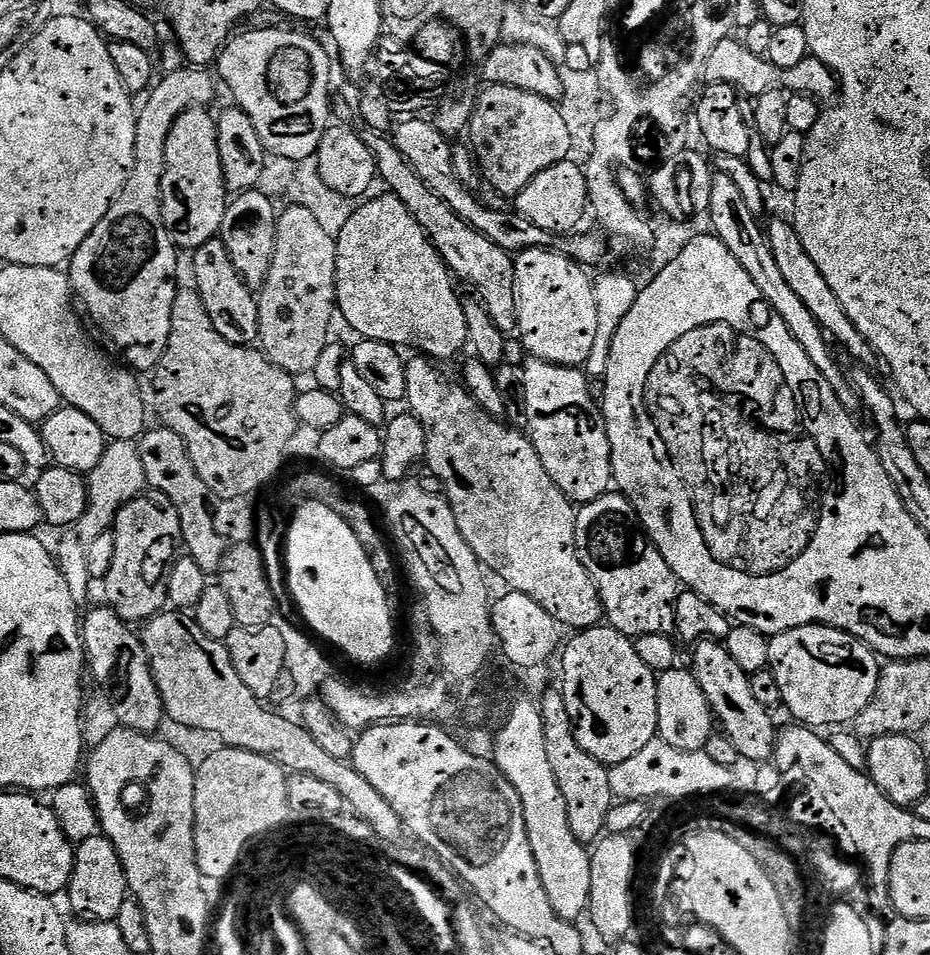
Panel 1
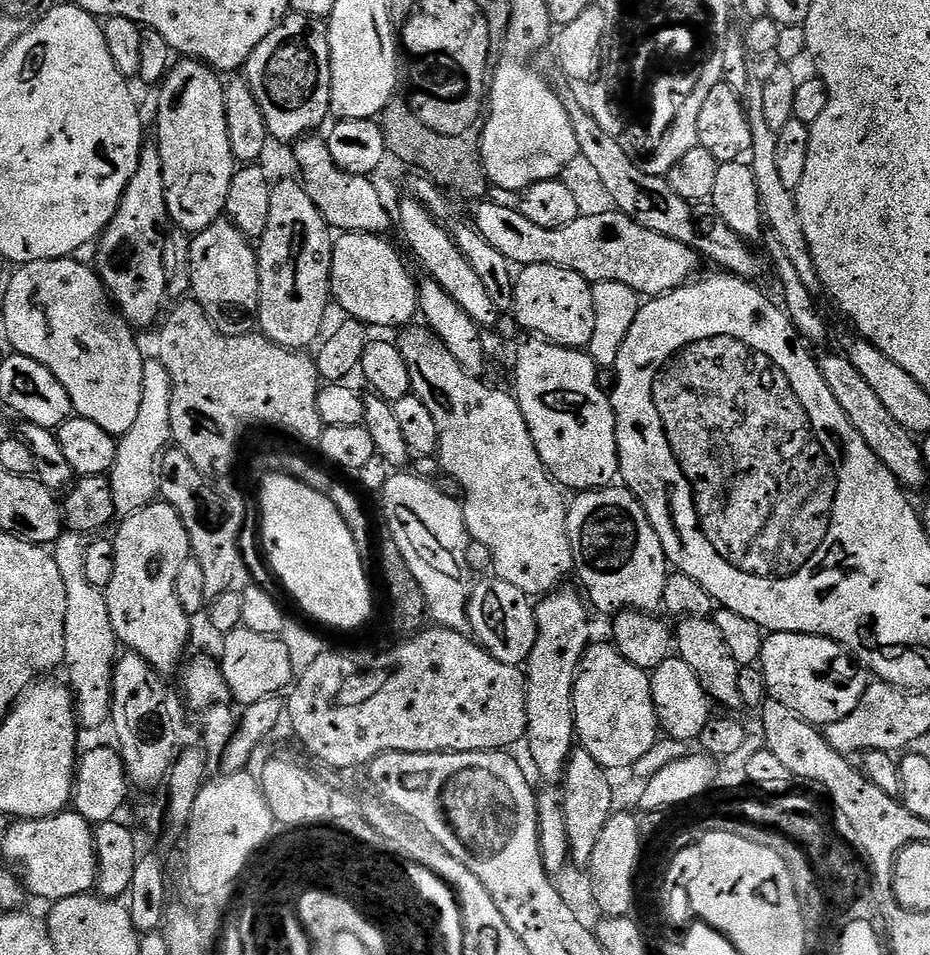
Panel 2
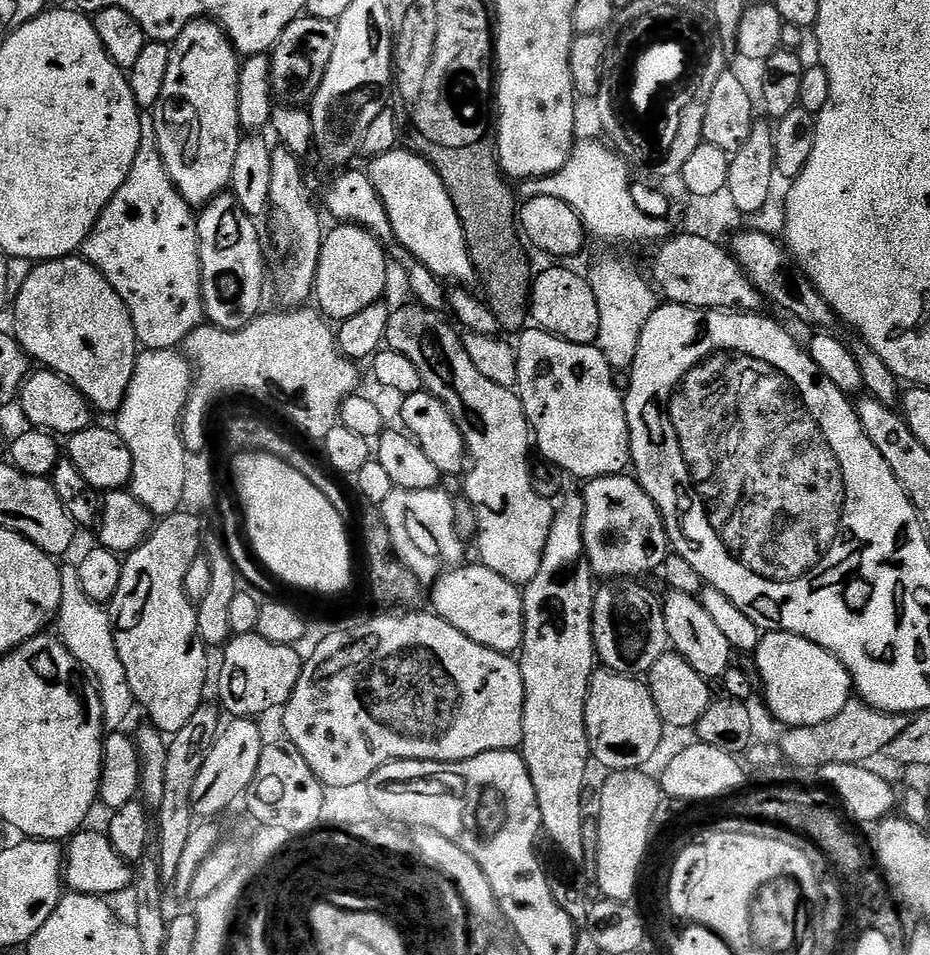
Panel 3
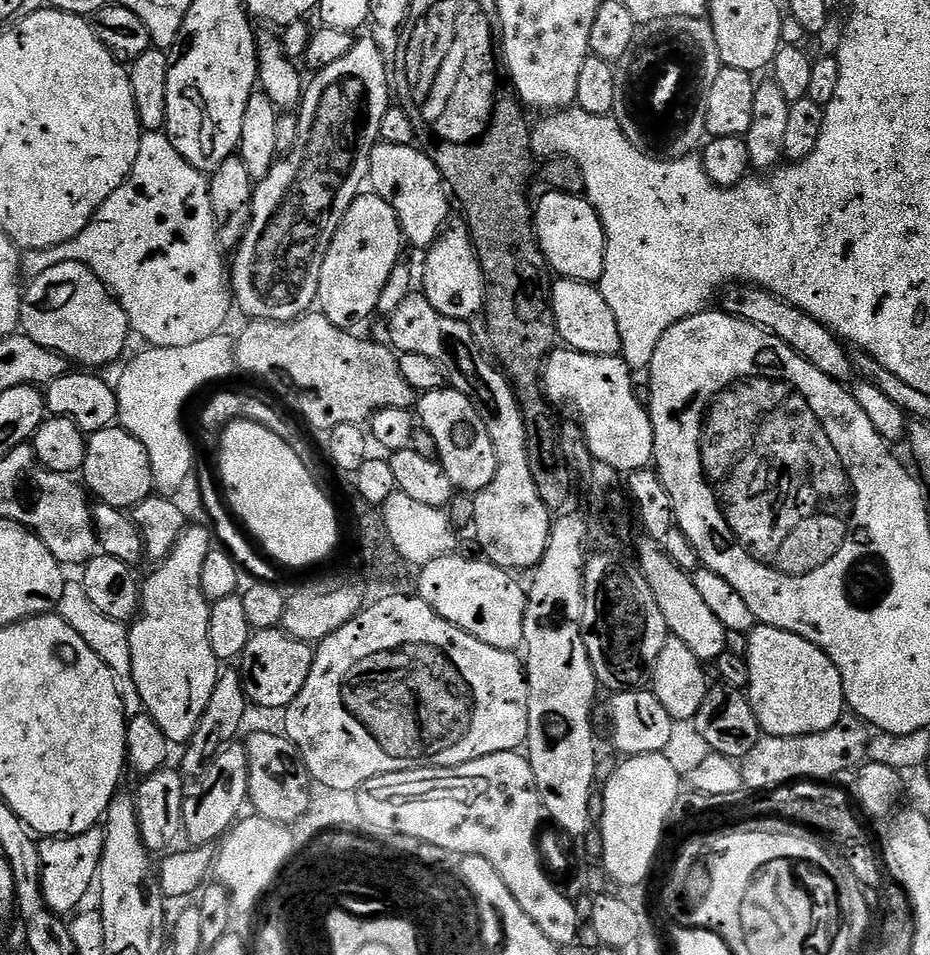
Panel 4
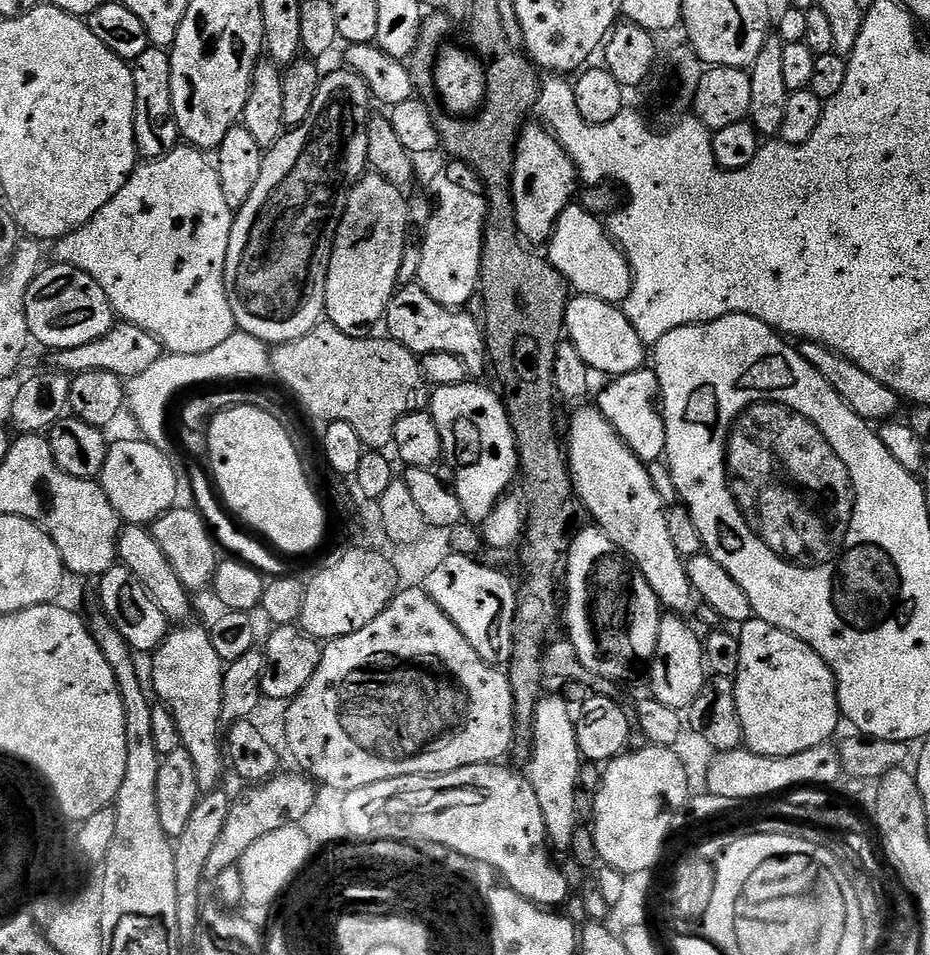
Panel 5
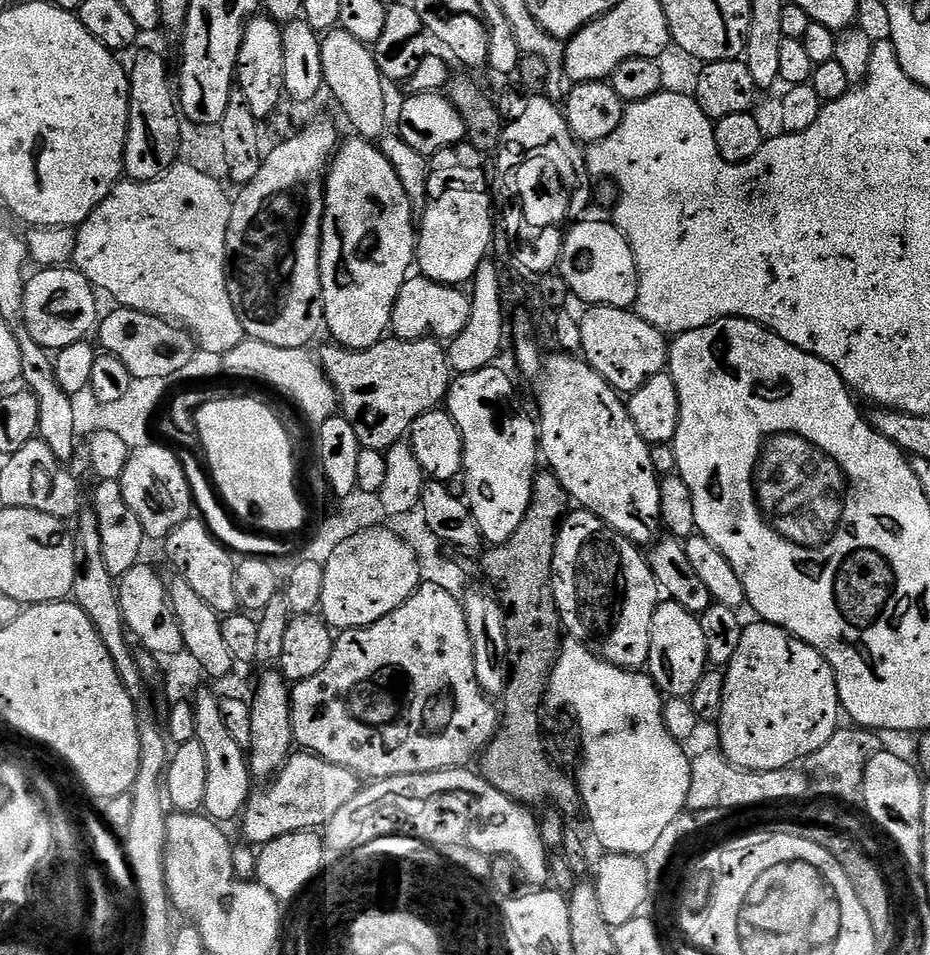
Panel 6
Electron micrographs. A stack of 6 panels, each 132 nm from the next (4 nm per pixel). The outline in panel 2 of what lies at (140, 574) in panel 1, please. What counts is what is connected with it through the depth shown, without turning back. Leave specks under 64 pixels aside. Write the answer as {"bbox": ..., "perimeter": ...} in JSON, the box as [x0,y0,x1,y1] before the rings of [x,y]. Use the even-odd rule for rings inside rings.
{"bbox":[103,502,192,674],"perimeter":[[[153,502],[142,510],[129,512],[119,524],[120,529],[114,535],[114,578],[110,578],[110,586],[103,589],[110,606],[110,622],[117,641],[127,651],[136,652],[146,658],[149,666],[157,672],[167,674],[185,663],[184,651],[190,648],[191,622],[186,610],[182,610],[182,602],[178,602],[176,583],[178,570],[182,570],[184,563],[192,556],[192,543],[178,510],[163,502]]]}

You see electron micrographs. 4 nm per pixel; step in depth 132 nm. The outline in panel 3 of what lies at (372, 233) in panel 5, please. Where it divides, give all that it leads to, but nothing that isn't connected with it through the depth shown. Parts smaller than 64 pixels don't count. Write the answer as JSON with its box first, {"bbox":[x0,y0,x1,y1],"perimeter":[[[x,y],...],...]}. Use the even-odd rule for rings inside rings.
{"bbox":[314,223,388,321],"perimeter":[[[341,223],[323,237],[314,300],[320,303],[319,311],[329,321],[350,319],[384,296],[382,294],[388,288],[388,260],[384,257],[384,248],[385,245],[371,232],[356,224]]]}

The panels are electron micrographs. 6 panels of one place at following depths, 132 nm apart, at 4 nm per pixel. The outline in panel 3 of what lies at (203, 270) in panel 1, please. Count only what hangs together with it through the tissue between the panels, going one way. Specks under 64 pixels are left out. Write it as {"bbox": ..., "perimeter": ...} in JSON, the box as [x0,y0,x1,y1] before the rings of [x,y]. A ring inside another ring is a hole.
{"bbox":[199,194,264,332],"perimeter":[[[231,194],[215,196],[199,213],[200,225],[200,284],[204,298],[204,314],[207,323],[223,328],[225,332],[237,332],[261,315],[264,304],[264,244],[260,241],[257,221]]]}

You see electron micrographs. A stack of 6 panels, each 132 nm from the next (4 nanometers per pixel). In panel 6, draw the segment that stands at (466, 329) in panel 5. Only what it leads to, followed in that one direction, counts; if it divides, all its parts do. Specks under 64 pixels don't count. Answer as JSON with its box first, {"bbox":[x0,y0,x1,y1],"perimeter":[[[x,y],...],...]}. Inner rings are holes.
{"bbox":[391,274,471,340],"perimeter":[[[423,274],[409,275],[408,279],[404,281],[402,290],[398,290],[398,298],[394,302],[391,335],[397,340],[458,336],[470,318],[471,305],[469,293],[463,287],[439,284]]]}

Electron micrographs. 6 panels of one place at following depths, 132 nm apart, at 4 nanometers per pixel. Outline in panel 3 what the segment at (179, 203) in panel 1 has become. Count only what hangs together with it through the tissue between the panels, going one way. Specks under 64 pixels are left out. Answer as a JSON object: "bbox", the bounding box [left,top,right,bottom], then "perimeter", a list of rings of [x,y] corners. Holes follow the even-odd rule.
{"bbox":[156,18,242,206],"perimeter":[[[211,18],[190,21],[170,47],[170,67],[158,105],[161,124],[156,128],[156,144],[183,197],[194,206],[207,206],[231,185],[234,158],[238,158],[242,139],[239,120],[242,57],[228,33]]]}

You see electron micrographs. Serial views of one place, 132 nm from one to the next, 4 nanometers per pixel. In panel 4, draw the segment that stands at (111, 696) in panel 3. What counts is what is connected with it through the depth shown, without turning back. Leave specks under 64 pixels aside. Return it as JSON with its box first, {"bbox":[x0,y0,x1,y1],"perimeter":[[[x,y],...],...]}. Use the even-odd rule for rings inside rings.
{"bbox":[58,582,144,718],"perimeter":[[[80,582],[65,583],[58,614],[69,626],[78,630],[78,634],[82,634],[82,642],[86,642],[86,646],[90,646],[90,650],[94,650],[94,654],[98,654],[98,658],[102,658],[102,662],[106,662],[106,666],[116,676],[118,698],[122,698],[125,717],[131,718],[143,713],[144,703],[138,694],[138,686],[134,686],[132,681],[128,628],[121,621],[102,614],[102,610],[98,610],[98,606],[94,606],[94,602],[90,602],[83,583]]]}

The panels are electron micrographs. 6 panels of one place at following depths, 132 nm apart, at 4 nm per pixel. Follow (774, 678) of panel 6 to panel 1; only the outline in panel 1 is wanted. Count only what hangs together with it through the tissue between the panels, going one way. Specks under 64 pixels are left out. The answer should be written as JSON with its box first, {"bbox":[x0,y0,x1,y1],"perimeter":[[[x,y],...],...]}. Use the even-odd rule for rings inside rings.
{"bbox":[768,624,882,730],"perimeter":[[[807,624],[791,628],[769,639],[770,658],[768,663],[774,678],[778,678],[778,688],[782,690],[783,707],[788,708],[793,721],[817,730],[824,730],[827,724],[848,726],[866,710],[878,690],[882,671],[882,660],[868,644],[863,644],[856,636],[831,628],[825,624]]]}

